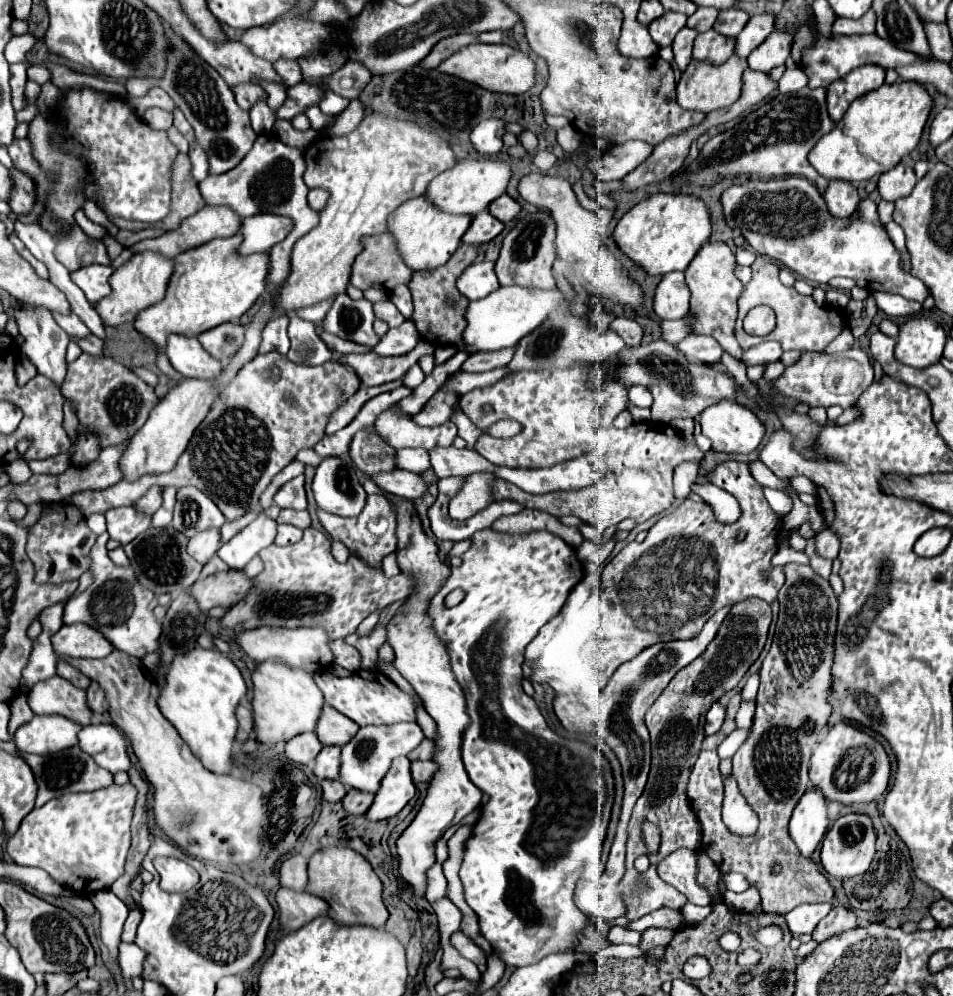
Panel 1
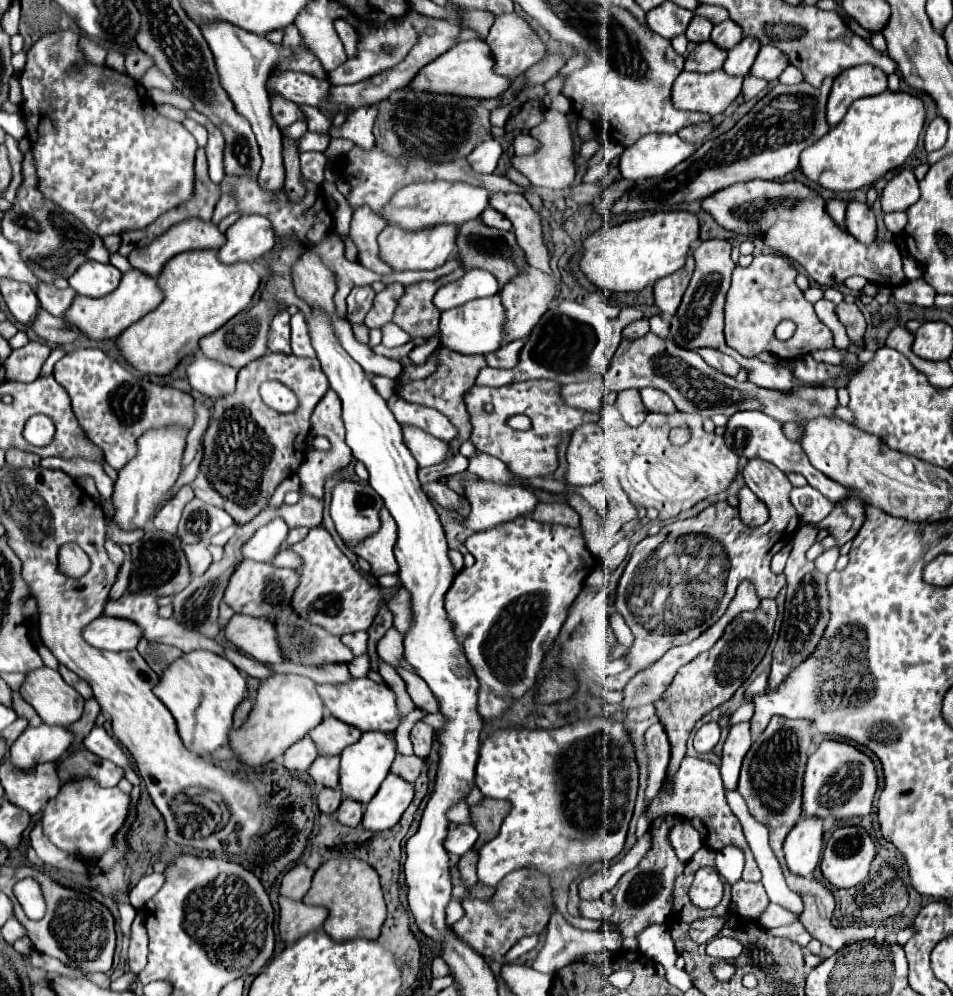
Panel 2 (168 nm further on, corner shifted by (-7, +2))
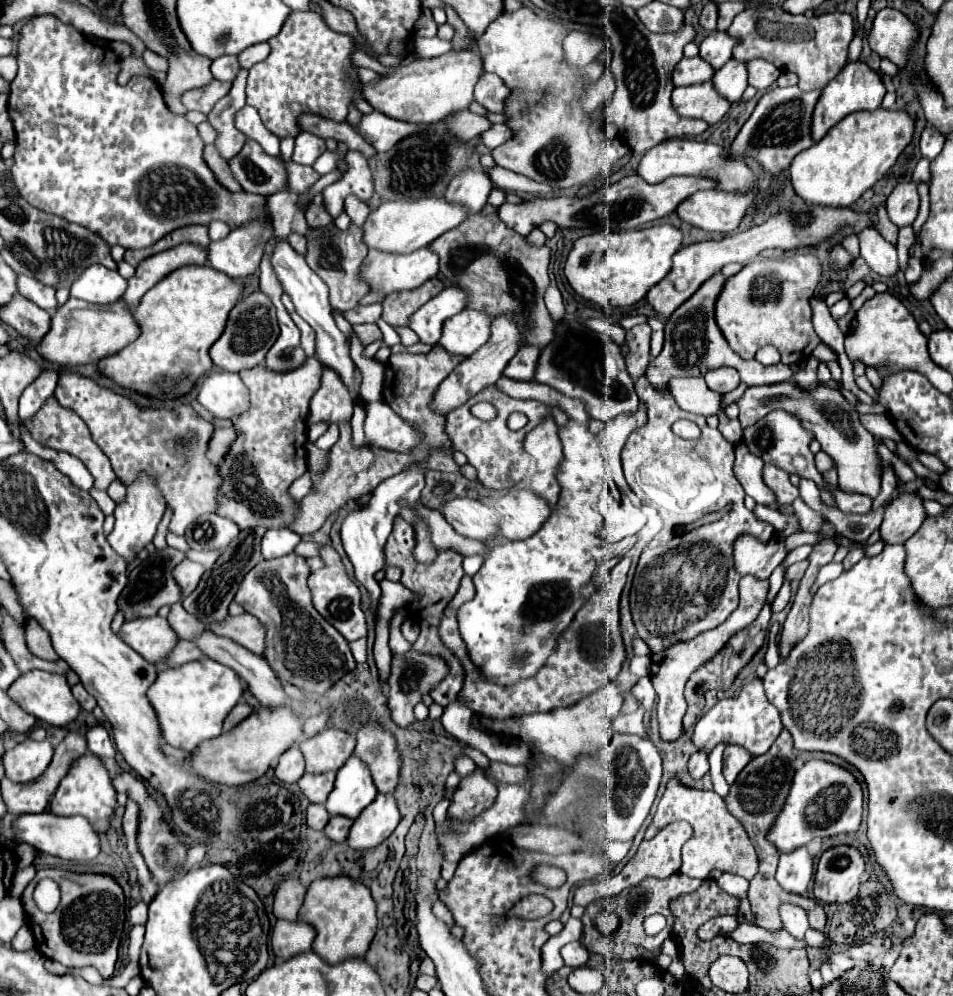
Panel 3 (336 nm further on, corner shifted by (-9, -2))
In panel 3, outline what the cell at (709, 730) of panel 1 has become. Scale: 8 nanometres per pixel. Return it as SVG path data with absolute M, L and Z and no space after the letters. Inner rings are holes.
M695 751L689 759L689 775L693 779L701 779L705 773L709 771L709 759L705 757L705 753L699 753Z

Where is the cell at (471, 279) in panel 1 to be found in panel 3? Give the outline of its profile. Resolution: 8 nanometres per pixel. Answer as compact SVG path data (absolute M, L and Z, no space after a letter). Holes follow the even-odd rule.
M447 287L433 299L429 299L429 303L425 303L425 307L417 309L409 317L409 329L413 329L419 335L421 343L437 345L437 341L441 337L443 321L447 317L453 317L455 313L463 311L465 301L467 301L467 295L459 287Z

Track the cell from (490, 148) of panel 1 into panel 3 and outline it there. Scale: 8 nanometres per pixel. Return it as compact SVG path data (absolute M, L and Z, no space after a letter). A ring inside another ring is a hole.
M465 169L449 183L445 191L445 199L449 203L461 203L467 207L469 215L479 213L487 205L487 197L491 193L491 179L481 169Z

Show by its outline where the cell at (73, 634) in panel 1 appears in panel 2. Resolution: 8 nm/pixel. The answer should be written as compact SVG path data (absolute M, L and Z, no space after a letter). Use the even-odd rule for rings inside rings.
M97 617L83 629L83 639L97 649L127 651L137 647L141 639L141 629L131 621L115 617Z

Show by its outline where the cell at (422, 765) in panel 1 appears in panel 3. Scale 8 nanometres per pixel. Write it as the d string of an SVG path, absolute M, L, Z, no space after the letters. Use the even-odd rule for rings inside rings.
M371 723L355 733L357 747L353 755L357 759L365 759L369 773L373 775L373 783L377 783L379 793L391 793L397 787L401 759L391 733L383 731L377 723Z

